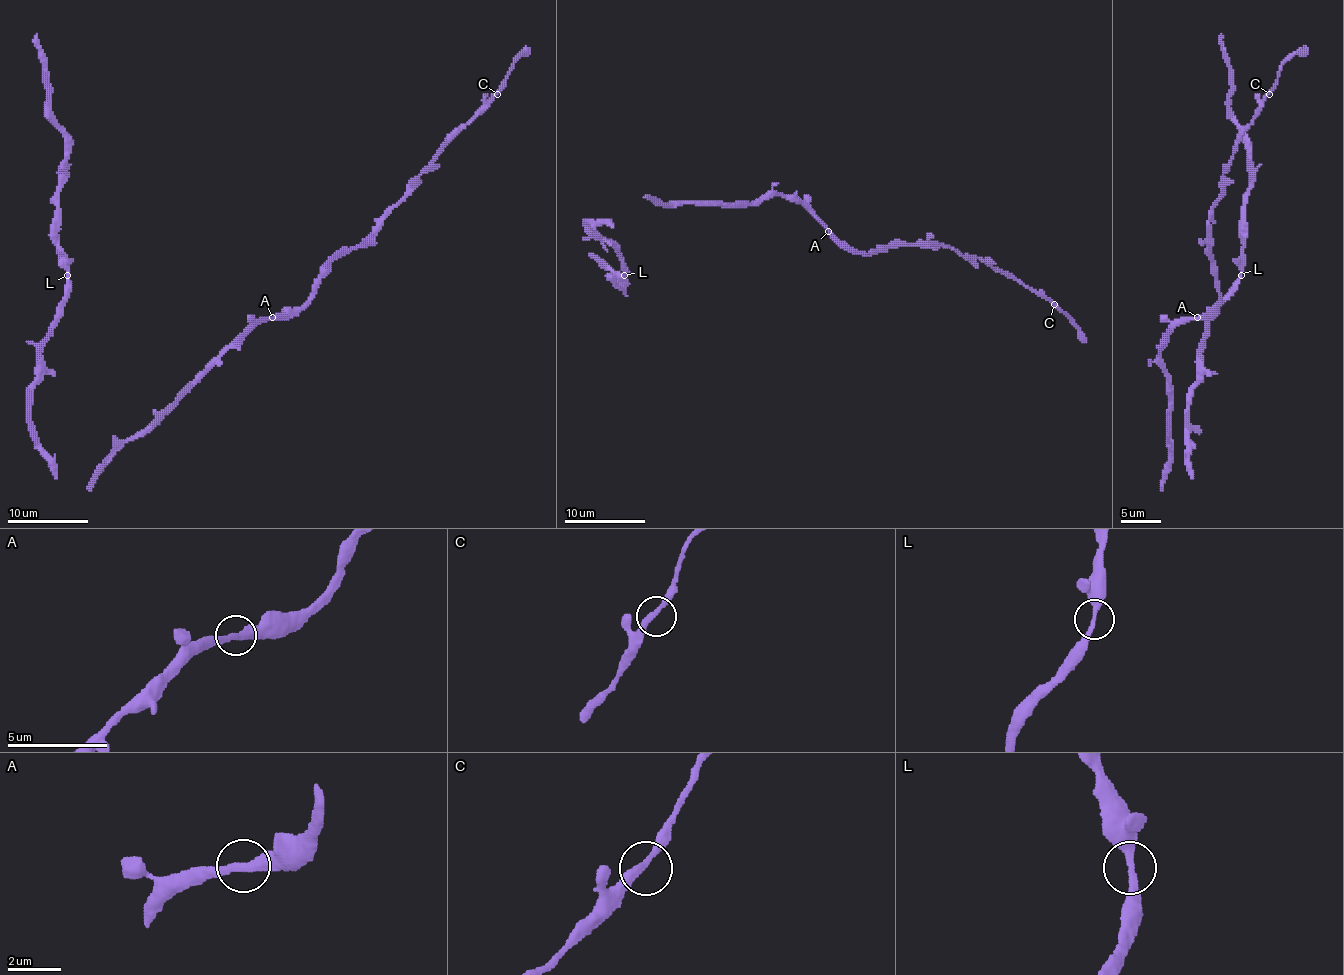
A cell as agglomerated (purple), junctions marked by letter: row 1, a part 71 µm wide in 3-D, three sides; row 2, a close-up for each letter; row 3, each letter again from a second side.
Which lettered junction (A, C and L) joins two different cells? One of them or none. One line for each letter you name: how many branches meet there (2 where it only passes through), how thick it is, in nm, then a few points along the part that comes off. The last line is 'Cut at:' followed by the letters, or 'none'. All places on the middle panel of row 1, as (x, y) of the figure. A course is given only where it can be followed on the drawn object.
Cut at: none

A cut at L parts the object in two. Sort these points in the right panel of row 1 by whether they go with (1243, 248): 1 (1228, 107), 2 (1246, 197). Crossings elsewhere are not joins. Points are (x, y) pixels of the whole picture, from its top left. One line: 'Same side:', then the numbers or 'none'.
Same side: 1, 2

